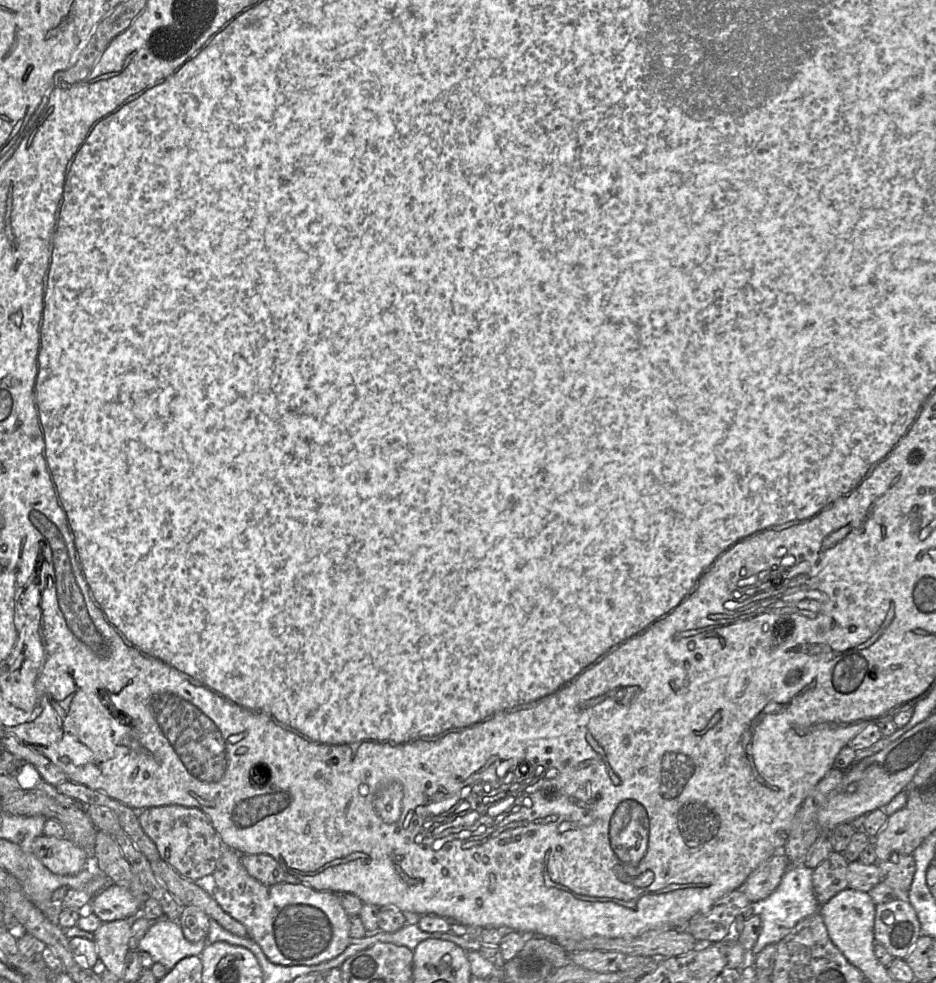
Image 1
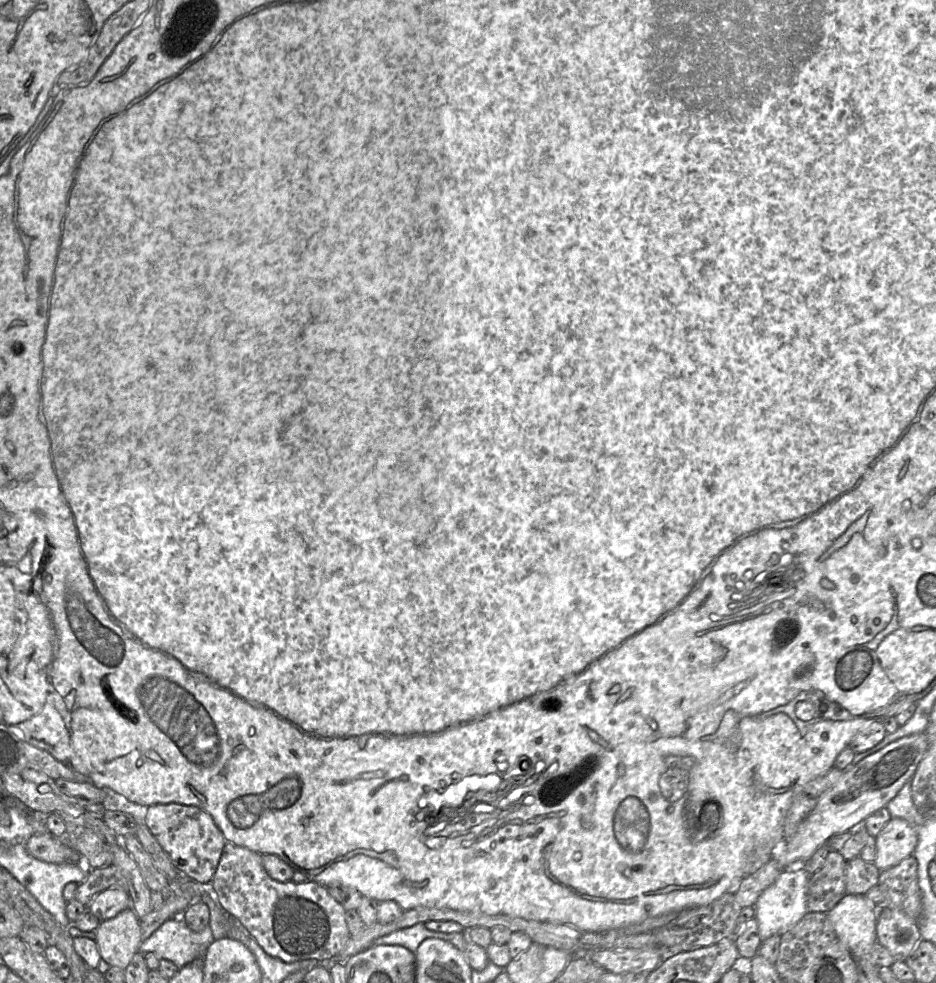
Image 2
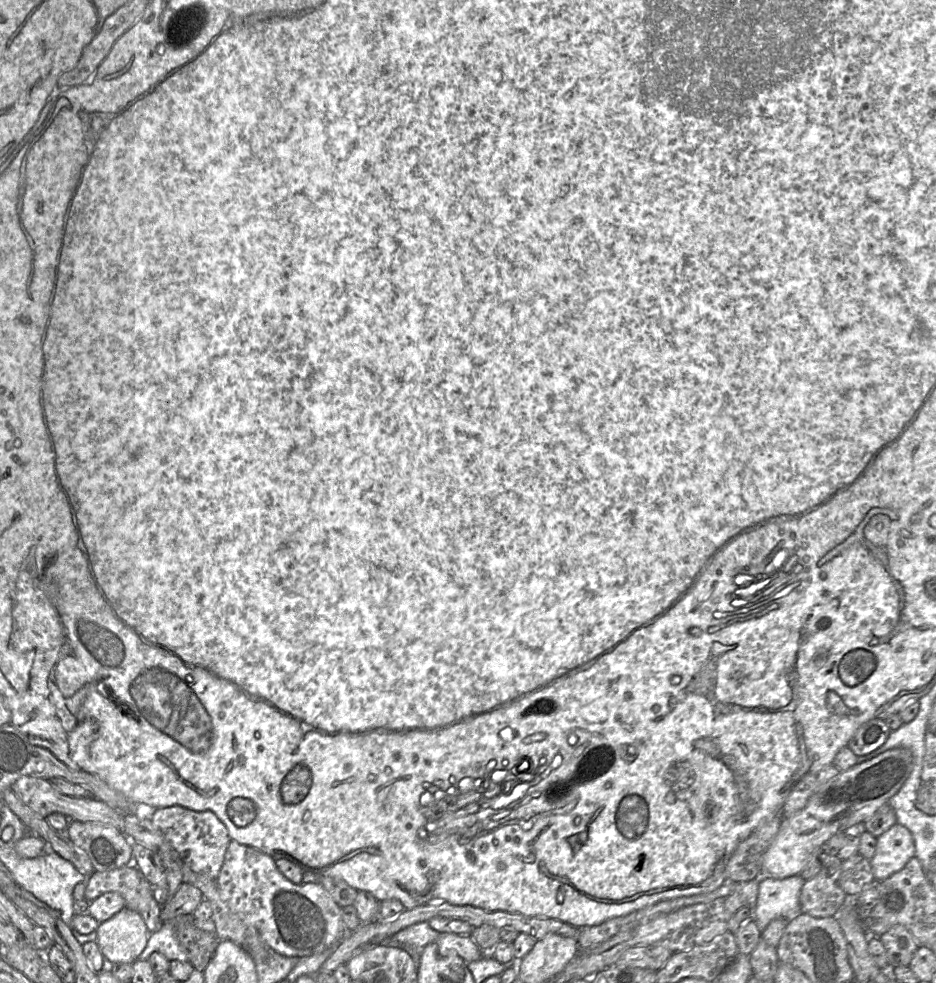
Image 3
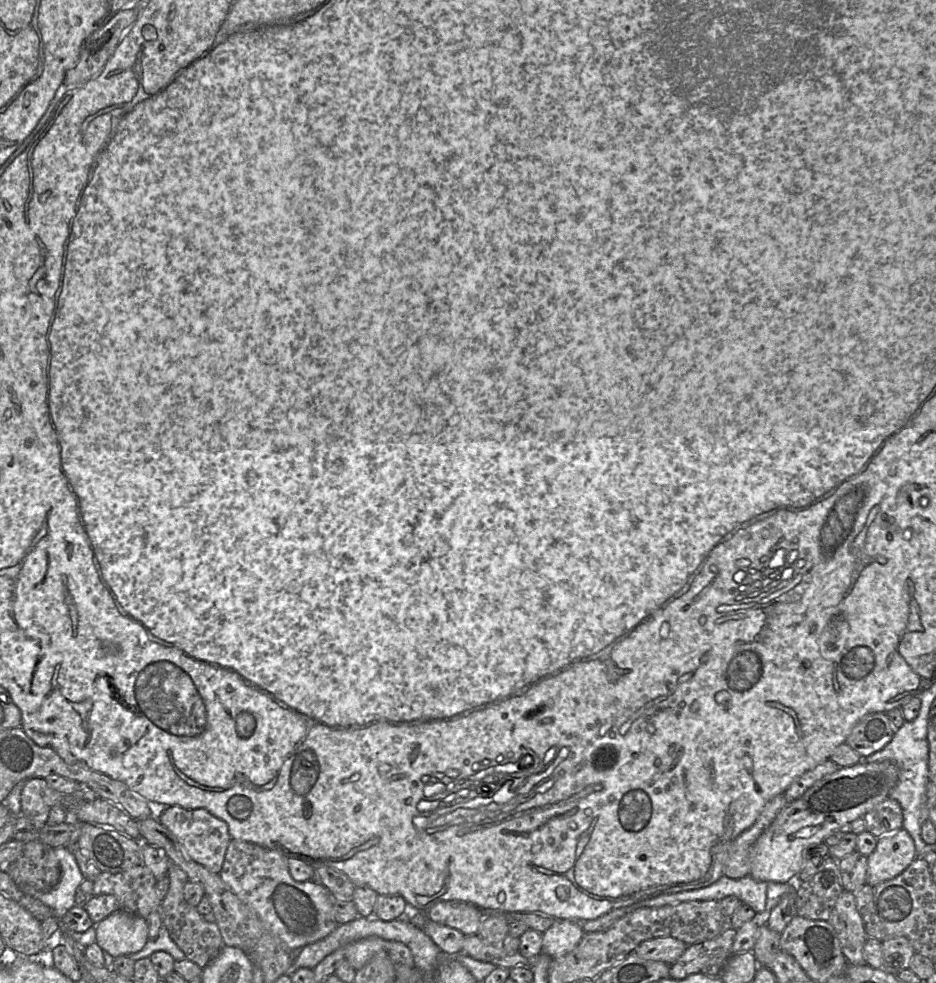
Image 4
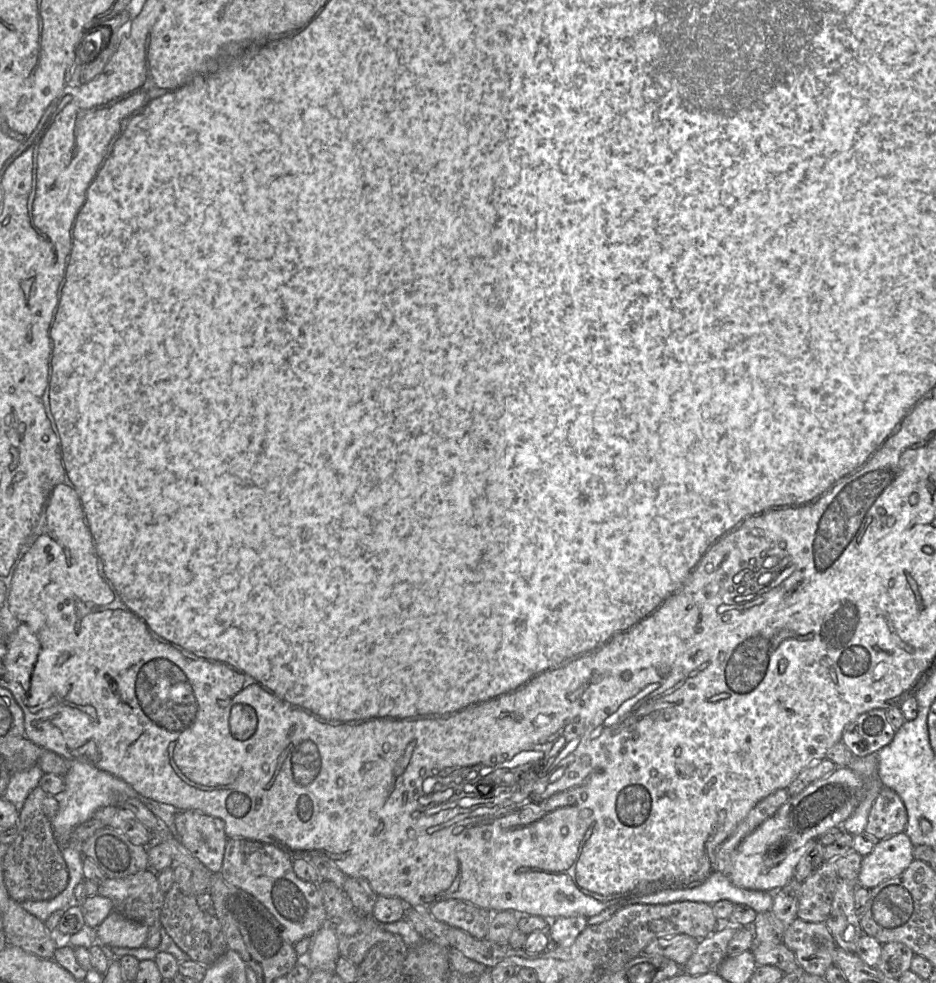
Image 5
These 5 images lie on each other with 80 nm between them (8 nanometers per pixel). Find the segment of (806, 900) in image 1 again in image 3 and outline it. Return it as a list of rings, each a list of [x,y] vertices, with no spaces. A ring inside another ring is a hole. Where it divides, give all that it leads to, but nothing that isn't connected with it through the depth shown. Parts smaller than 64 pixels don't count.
[[[761,876],[753,919],[763,931],[777,918],[792,920],[800,912],[799,896],[805,880],[800,876],[776,879]]]

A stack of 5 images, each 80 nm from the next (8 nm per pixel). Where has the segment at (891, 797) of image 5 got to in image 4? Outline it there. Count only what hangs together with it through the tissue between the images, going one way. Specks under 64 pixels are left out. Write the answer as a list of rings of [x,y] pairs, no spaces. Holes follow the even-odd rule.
[[[887,798],[864,816],[867,832],[880,838],[903,828],[903,812],[900,804]]]

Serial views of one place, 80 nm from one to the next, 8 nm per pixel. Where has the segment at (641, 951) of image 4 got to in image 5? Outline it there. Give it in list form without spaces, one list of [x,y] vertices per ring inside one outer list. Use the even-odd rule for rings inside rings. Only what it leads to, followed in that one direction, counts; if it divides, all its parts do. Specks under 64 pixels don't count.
[[[678,934],[655,939],[644,948],[643,954],[663,956],[682,967],[695,952],[698,943],[699,940],[689,935]]]

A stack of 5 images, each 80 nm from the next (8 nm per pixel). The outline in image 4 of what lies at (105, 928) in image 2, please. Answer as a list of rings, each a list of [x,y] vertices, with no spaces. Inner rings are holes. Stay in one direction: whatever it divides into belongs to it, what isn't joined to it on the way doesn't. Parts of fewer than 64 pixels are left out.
[[[121,908],[95,926],[97,944],[113,958],[139,952],[149,939],[146,920]]]

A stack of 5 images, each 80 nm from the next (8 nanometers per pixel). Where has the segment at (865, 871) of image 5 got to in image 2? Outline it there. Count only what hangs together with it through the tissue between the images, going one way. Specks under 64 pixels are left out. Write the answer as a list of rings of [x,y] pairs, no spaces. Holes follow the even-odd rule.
[[[891,818],[875,837],[874,865],[881,871],[898,865],[913,854],[918,842],[916,829],[901,818]]]

